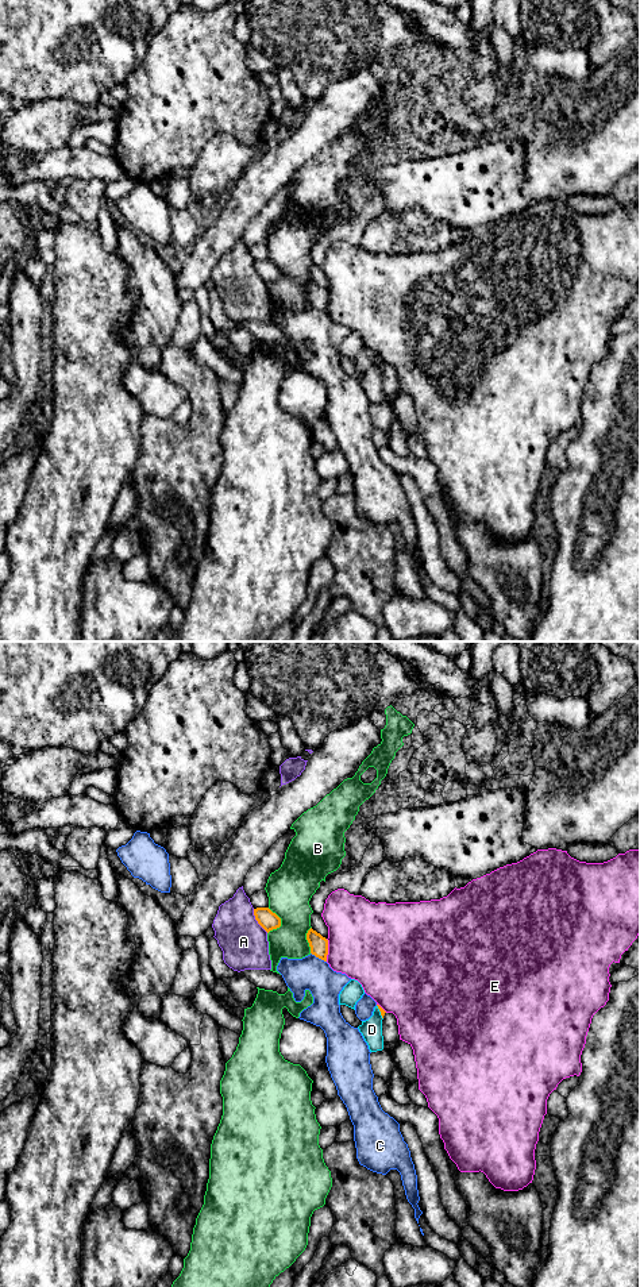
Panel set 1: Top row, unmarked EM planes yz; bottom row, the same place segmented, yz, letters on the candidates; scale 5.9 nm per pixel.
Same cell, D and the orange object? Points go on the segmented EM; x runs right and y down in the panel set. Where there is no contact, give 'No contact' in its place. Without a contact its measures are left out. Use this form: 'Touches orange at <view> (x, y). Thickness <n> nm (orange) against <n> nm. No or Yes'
Touches orange at yz (380, 1010). Thickness 30 nm (orange) against 130 nm. No

